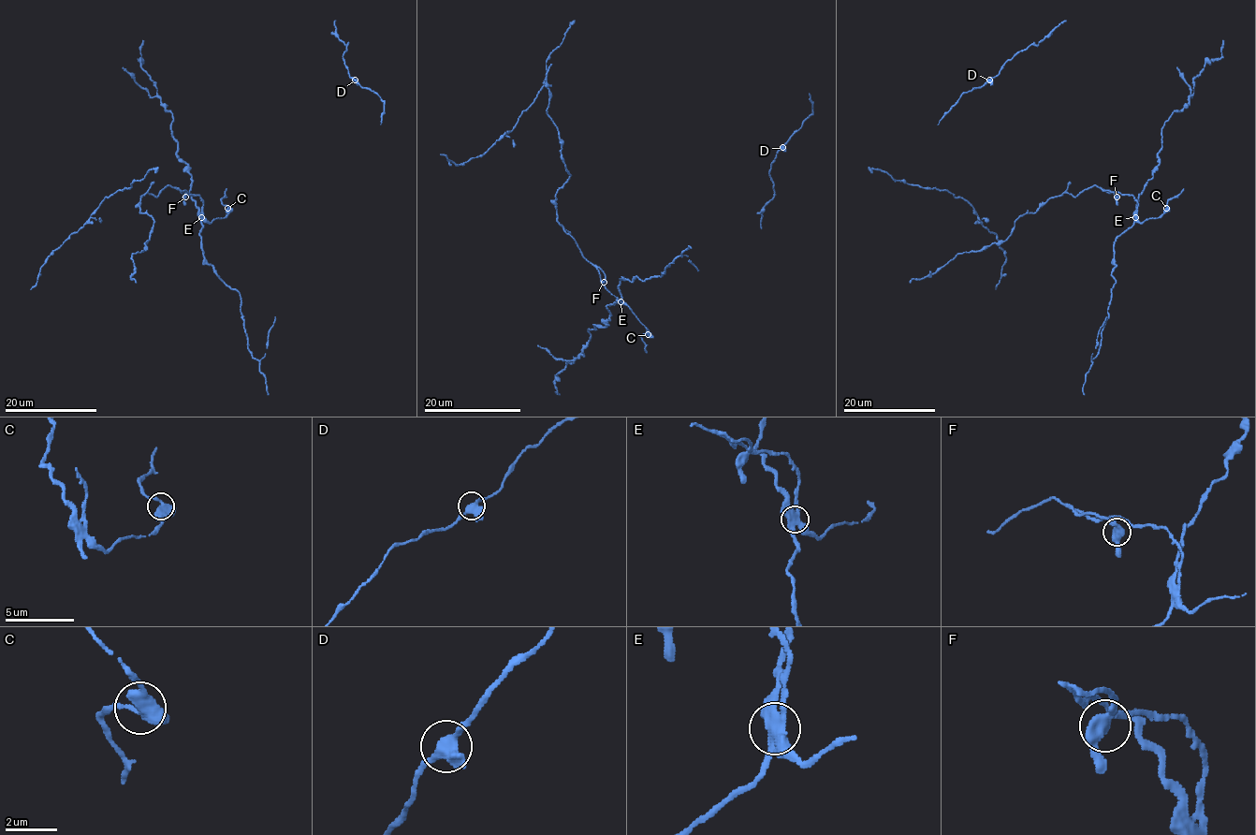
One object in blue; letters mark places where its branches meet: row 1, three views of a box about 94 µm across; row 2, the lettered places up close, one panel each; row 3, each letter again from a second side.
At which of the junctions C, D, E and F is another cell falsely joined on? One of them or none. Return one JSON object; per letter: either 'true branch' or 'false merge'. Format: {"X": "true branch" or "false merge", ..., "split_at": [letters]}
{"C": "true branch", "D": "true branch", "E": "false merge", "F": "true branch", "split_at": ["E"]}

